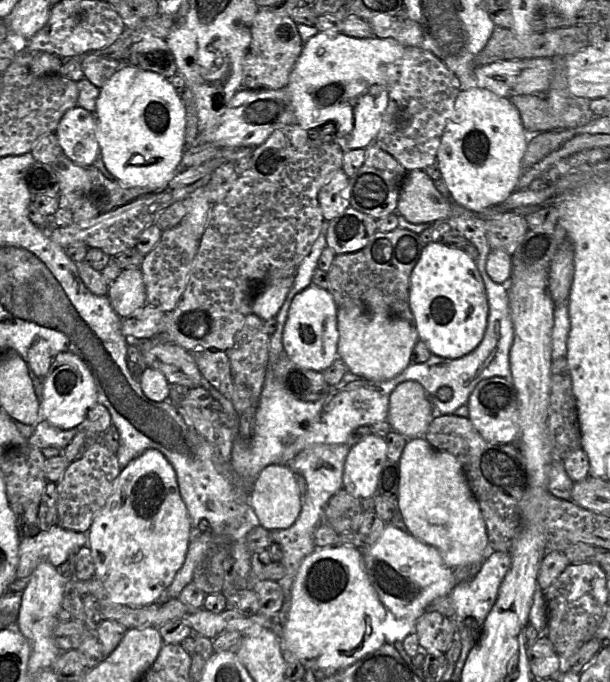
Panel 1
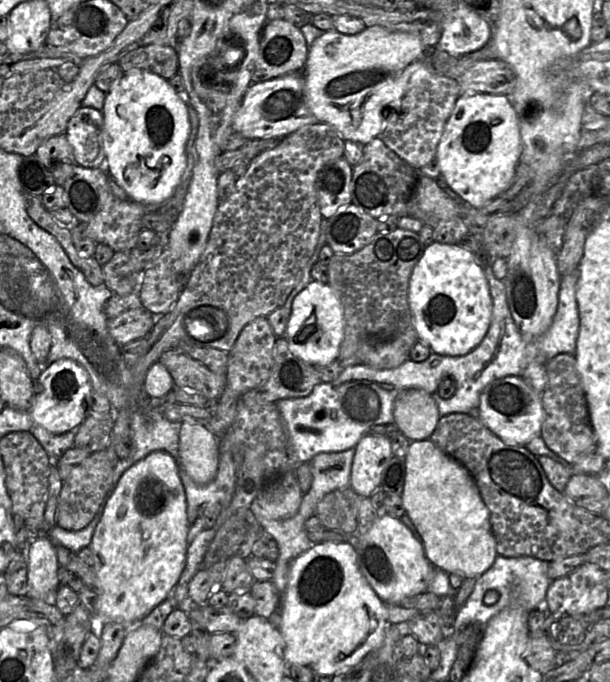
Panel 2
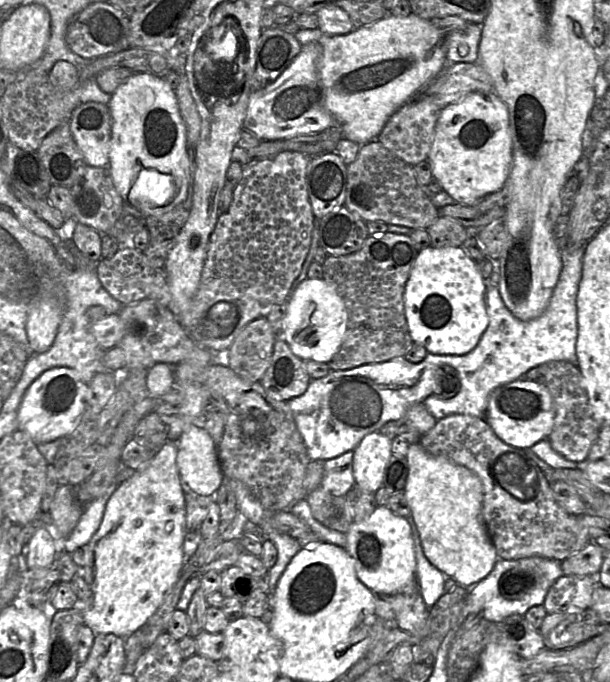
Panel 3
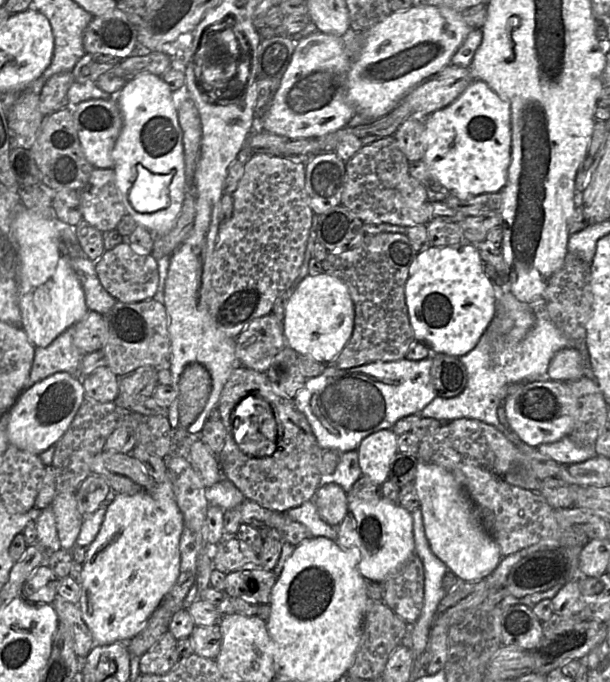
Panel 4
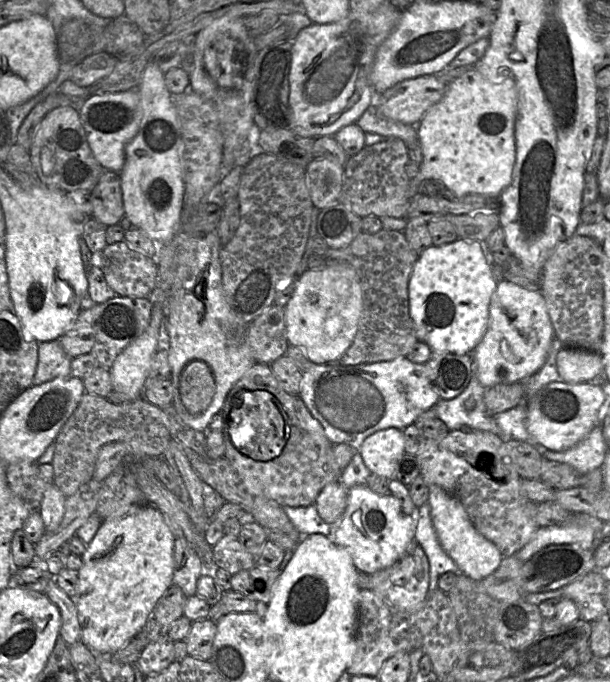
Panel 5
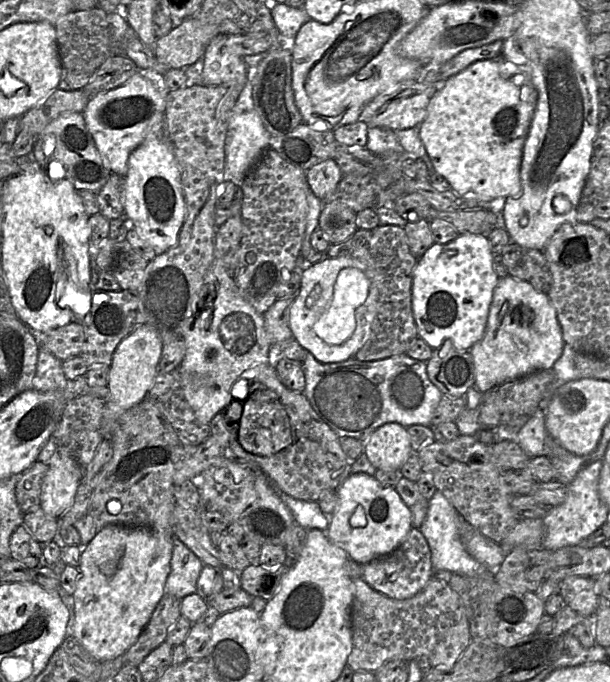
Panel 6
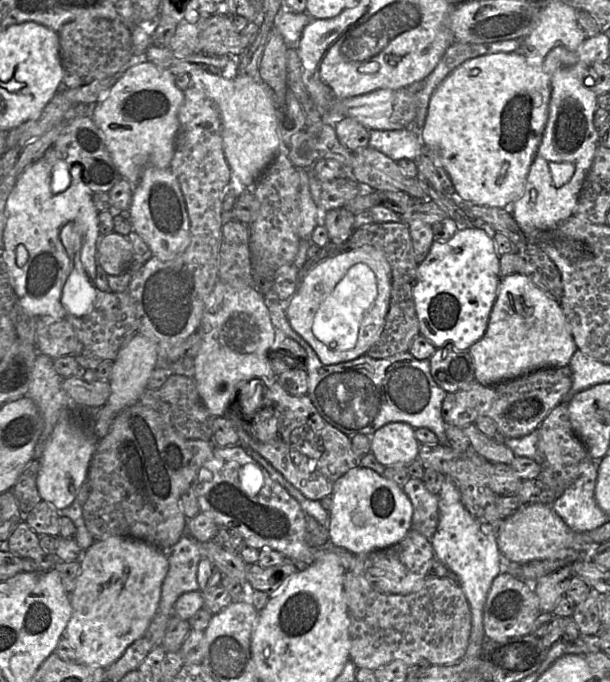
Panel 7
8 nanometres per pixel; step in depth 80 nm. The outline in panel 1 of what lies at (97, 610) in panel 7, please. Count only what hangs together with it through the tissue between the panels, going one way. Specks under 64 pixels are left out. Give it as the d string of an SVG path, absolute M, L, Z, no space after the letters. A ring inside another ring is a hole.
M147 449L141 455L133 459L120 472L113 484L113 489L100 512L95 517L88 531L88 547L95 565L95 577L103 584L109 598L114 603L131 607L141 607L156 602L163 591L172 583L178 570L182 567L188 545L190 543L191 522L185 503L180 495L176 472L167 458L156 449Z

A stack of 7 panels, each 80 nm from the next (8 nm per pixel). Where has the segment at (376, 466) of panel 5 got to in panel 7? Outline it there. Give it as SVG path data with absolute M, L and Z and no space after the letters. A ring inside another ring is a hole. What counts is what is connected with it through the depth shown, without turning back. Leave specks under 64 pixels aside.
M390 422L370 436L370 452L384 466L409 465L419 455L414 428L405 422Z

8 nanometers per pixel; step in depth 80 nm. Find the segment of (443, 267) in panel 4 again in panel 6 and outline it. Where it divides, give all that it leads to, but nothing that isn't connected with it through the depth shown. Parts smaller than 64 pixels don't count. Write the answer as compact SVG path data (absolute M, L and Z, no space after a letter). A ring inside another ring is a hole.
M466 233L459 234L446 244L434 242L418 259L413 271L412 312L418 337L433 350L442 346L445 341L451 341L455 350L469 351L483 337L493 293L499 281L493 268L493 257L494 254L486 236Z

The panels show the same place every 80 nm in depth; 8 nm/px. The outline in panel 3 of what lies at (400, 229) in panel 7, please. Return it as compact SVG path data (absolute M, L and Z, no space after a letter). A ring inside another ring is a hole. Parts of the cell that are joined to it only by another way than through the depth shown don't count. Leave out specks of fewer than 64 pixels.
M385 232L385 233L375 233L370 235L366 241L364 242L363 246L360 250L348 254L348 255L328 255L326 261L323 264L323 279L332 285L339 296L342 298L345 307L348 313L348 323L347 323L347 330L343 340L343 343L340 346L338 352L334 355L334 357L328 363L328 366L331 370L348 370L352 369L364 364L369 363L382 363L389 360L392 360L397 357L404 357L404 355L408 352L408 350L413 345L413 340L411 338L409 327L405 315L404 309L404 291L406 287L406 283L408 281L411 268L415 263L415 260L419 254L419 249L416 247L415 242L409 235L406 234L399 234L393 232Z

